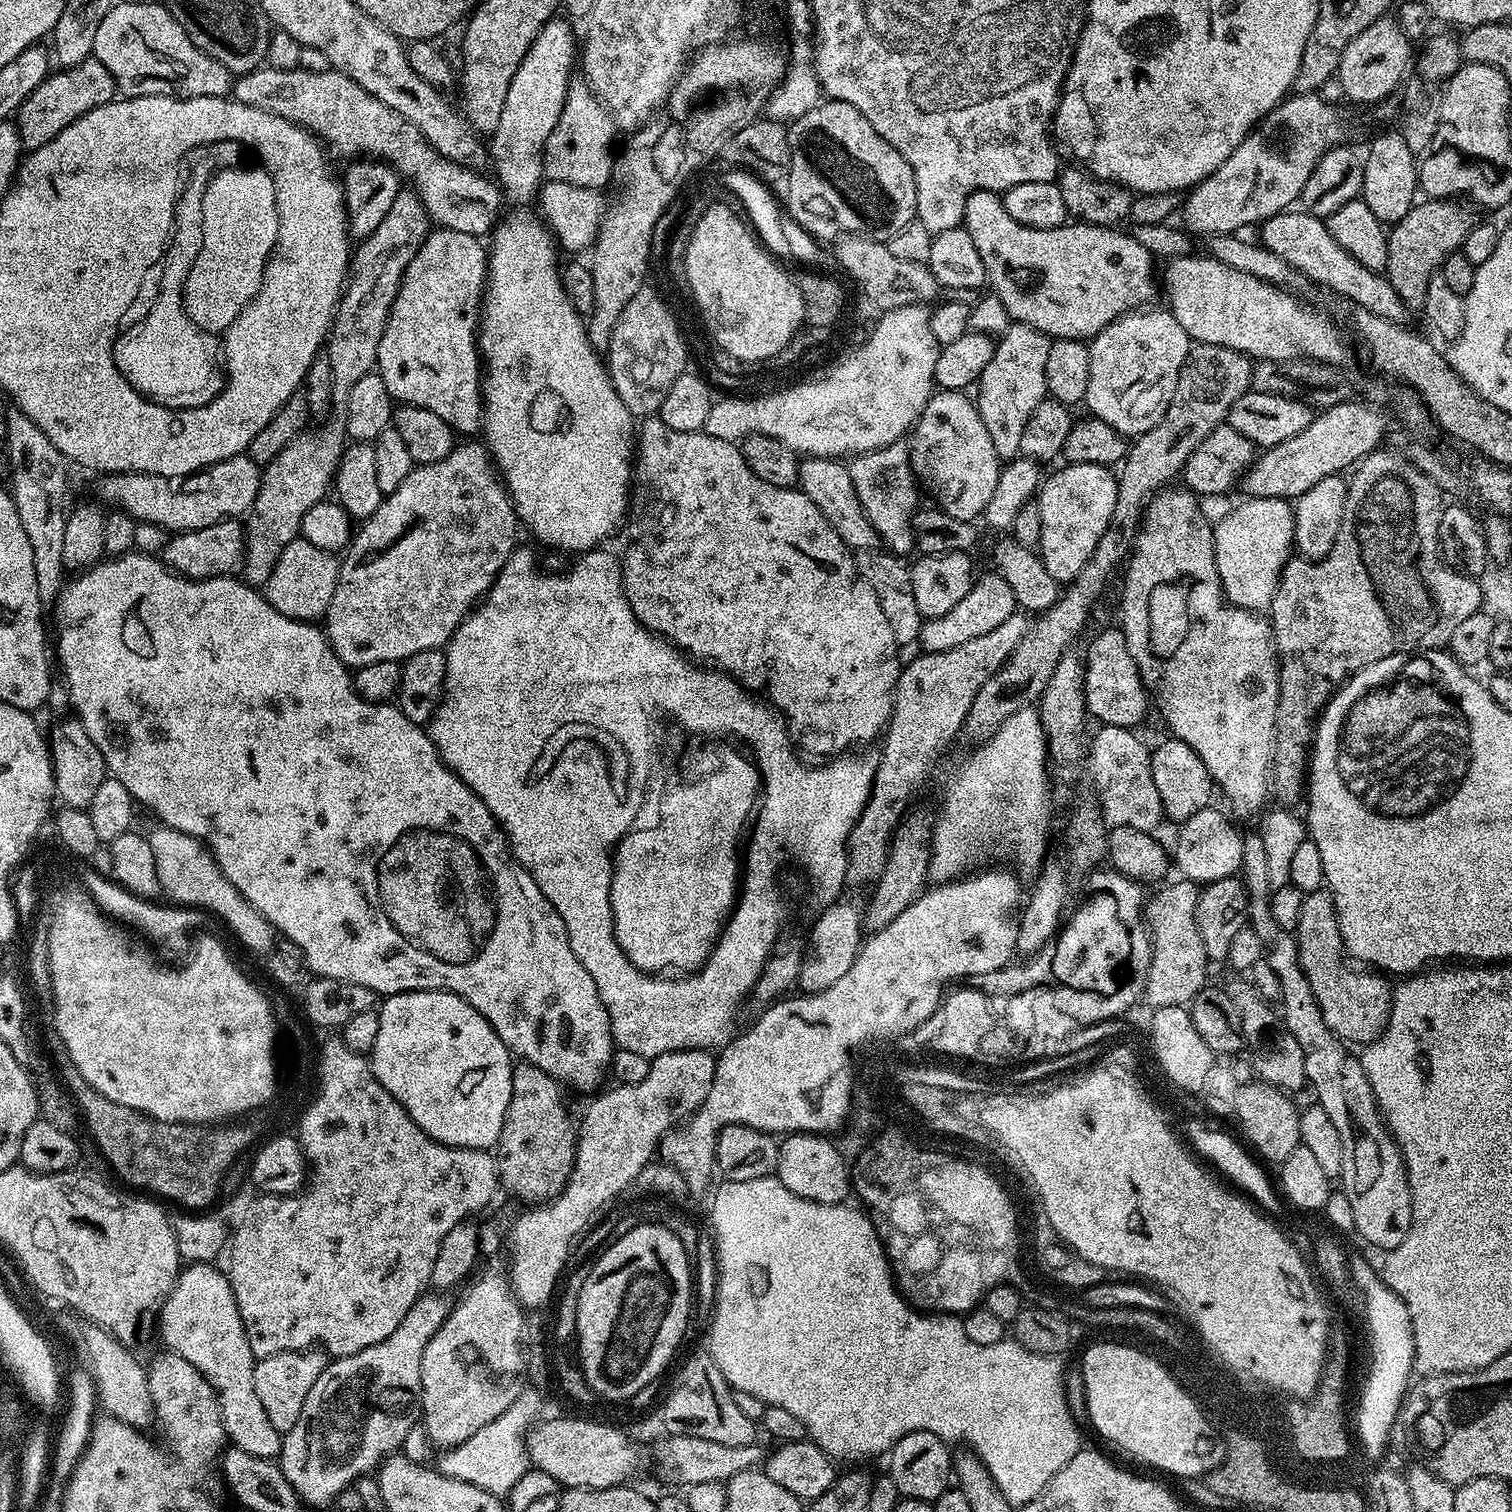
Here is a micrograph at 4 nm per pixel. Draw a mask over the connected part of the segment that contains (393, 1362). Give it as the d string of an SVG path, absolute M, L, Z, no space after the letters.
M425 1294L417 1298L406 1318L402 1318L402 1326L398 1326L390 1338L382 1338L382 1342L366 1346L366 1350L358 1350L358 1354L337 1356L325 1363L322 1374L318 1374L318 1382L310 1386L310 1394L306 1394L298 1422L294 1422L290 1431L283 1433L278 1457L282 1474L286 1474L286 1482L290 1482L299 1494L301 1505L308 1507L309 1504L312 1508L335 1505L342 1490L353 1487L360 1476L375 1473L389 1456L403 1449L406 1434L418 1422L422 1412L420 1363L426 1342L434 1338L450 1311L450 1304L440 1297L443 1295L432 1295L436 1296Z

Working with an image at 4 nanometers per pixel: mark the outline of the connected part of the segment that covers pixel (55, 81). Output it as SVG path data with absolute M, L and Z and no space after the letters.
M95 58L79 62L73 68L61 67L57 71L43 80L38 90L34 90L34 94L30 94L26 102L22 102L15 114L14 123L20 129L20 141L25 149L46 146L46 142L58 138L58 134L62 134L62 130L66 130L70 122L82 118L82 114L98 106L109 104L117 95L115 78Z

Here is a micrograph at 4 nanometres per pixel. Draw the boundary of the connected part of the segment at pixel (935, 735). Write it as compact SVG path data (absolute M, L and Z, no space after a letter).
M1020 612L1011 615L997 629L972 638L954 650L942 652L922 652L920 656L910 661L901 669L893 692L892 716L886 726L881 752L878 752L875 778L872 781L872 792L866 807L863 808L858 822L852 827L845 844L845 883L847 885L873 885L880 879L888 861L892 835L897 825L903 820L908 806L908 800L923 784L931 772L936 760L944 748L963 731L966 714L969 713L978 690L999 670L1010 654L1017 648L1018 642L1028 631L1029 619Z

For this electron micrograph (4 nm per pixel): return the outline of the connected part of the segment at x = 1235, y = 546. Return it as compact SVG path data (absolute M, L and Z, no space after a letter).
M1248 498L1245 501L1245 504L1230 509L1220 521L1215 521L1212 537L1216 547L1216 569L1220 575L1220 585L1224 587L1224 594L1229 604L1237 604L1240 608L1249 608L1252 612L1263 613L1265 610L1271 609L1272 595L1276 593L1276 588L1280 585L1282 570L1294 552L1294 508L1289 501L1278 498Z

